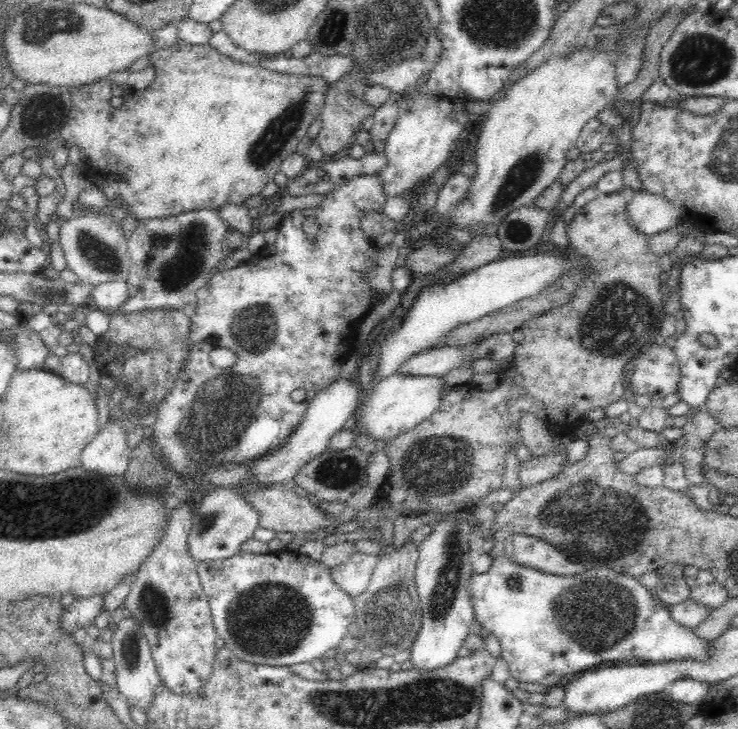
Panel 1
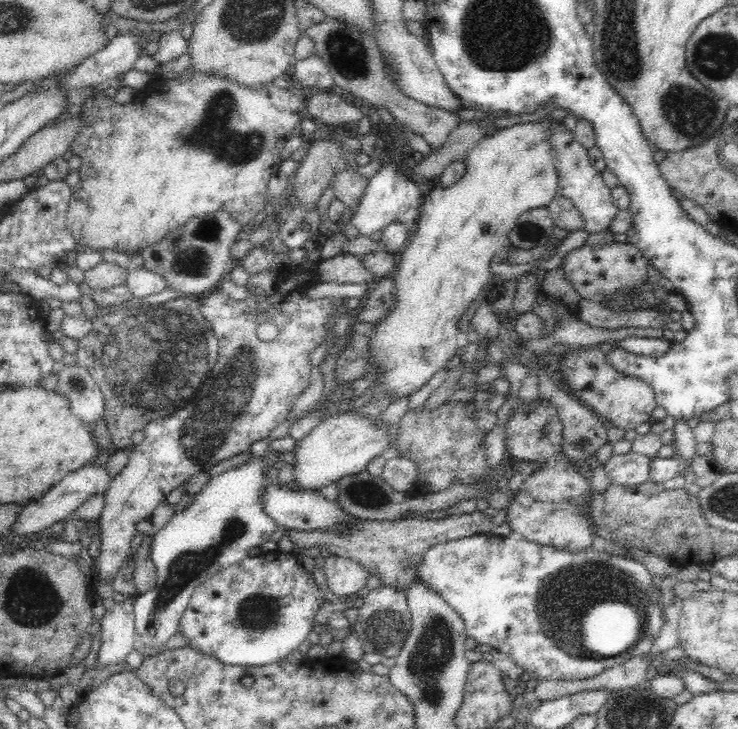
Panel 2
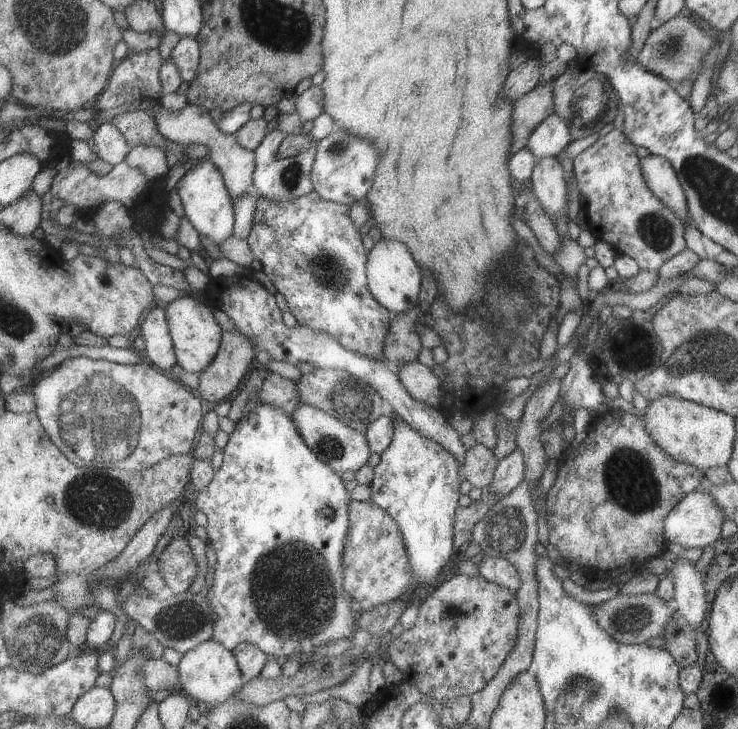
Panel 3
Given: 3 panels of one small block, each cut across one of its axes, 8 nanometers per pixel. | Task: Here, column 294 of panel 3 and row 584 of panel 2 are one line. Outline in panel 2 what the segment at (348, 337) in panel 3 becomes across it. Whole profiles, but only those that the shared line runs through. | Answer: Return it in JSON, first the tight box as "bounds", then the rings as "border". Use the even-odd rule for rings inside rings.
{"bounds":[178,548,325,666],"border":[[[277,548],[260,556],[243,558],[201,582],[190,597],[178,631],[183,632],[188,646],[220,662],[234,666],[264,666],[286,660],[290,652],[307,640],[314,628],[316,613],[325,602],[312,573],[304,569],[300,555]]]}

